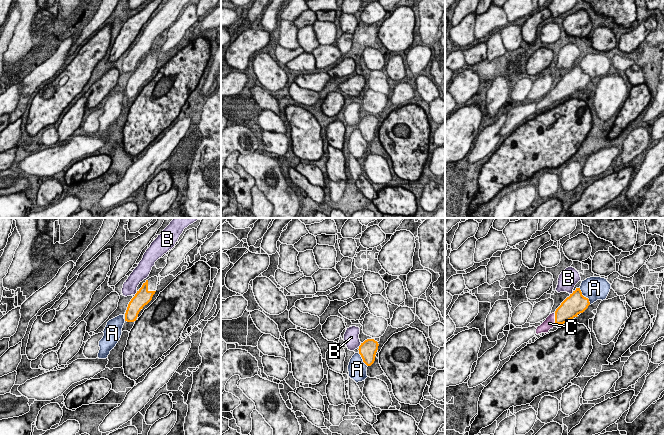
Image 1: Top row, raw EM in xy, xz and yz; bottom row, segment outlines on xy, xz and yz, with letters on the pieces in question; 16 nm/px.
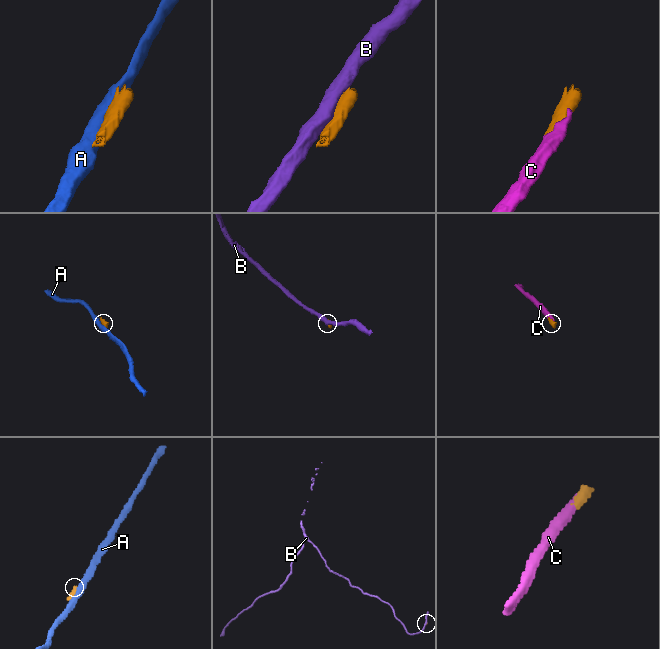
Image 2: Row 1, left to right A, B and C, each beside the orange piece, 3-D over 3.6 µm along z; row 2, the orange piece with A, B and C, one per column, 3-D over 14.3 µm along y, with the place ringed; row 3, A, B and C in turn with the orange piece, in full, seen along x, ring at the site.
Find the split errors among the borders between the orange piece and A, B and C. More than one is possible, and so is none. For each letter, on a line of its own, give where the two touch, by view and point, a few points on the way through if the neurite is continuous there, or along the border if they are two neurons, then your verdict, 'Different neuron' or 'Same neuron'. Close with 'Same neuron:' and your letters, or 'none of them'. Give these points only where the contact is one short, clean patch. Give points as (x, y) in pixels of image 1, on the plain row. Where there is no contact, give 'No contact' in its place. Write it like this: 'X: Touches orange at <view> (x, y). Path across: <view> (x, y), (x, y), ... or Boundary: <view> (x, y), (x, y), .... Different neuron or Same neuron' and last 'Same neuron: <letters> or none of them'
A: Touches orange at yz (585, 73). Different neuron
B: Touches orange at xz (360, 121). Boundary: xz (361, 119), (358, 123). Different neuron
C: Touches orange at yz (555, 94). Same neuron
Same neuron: C

